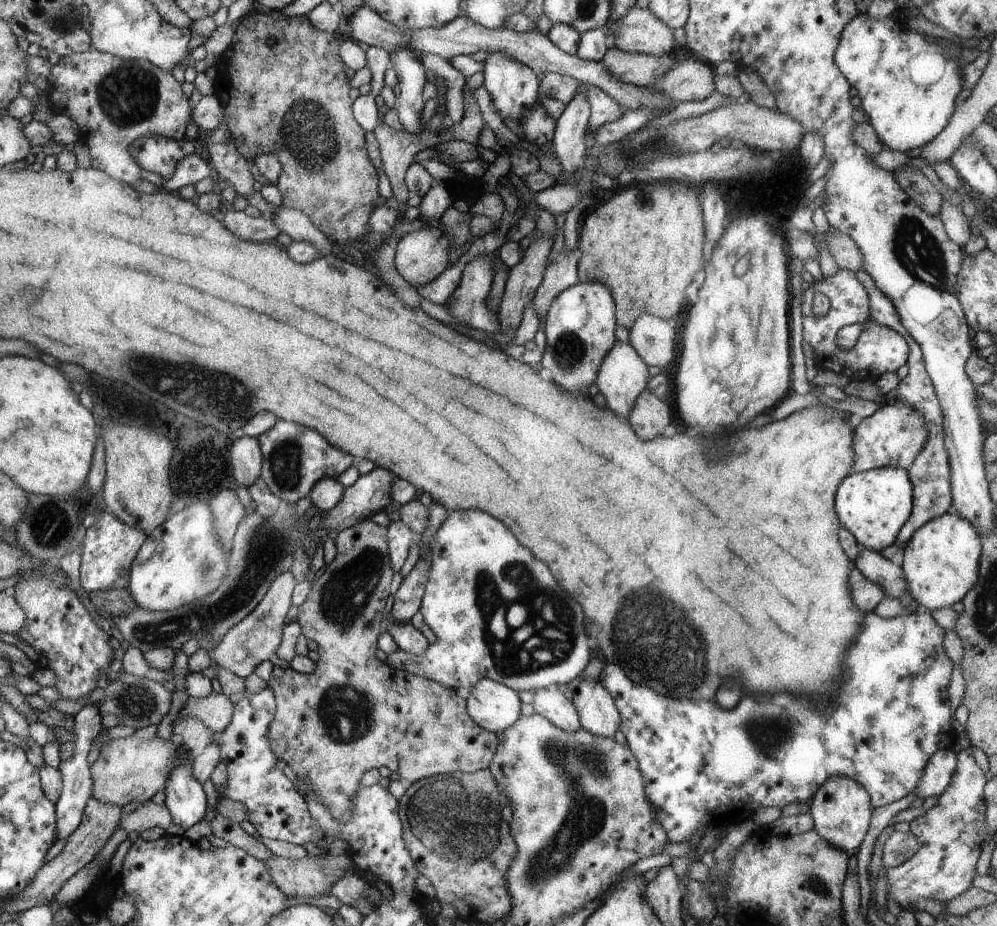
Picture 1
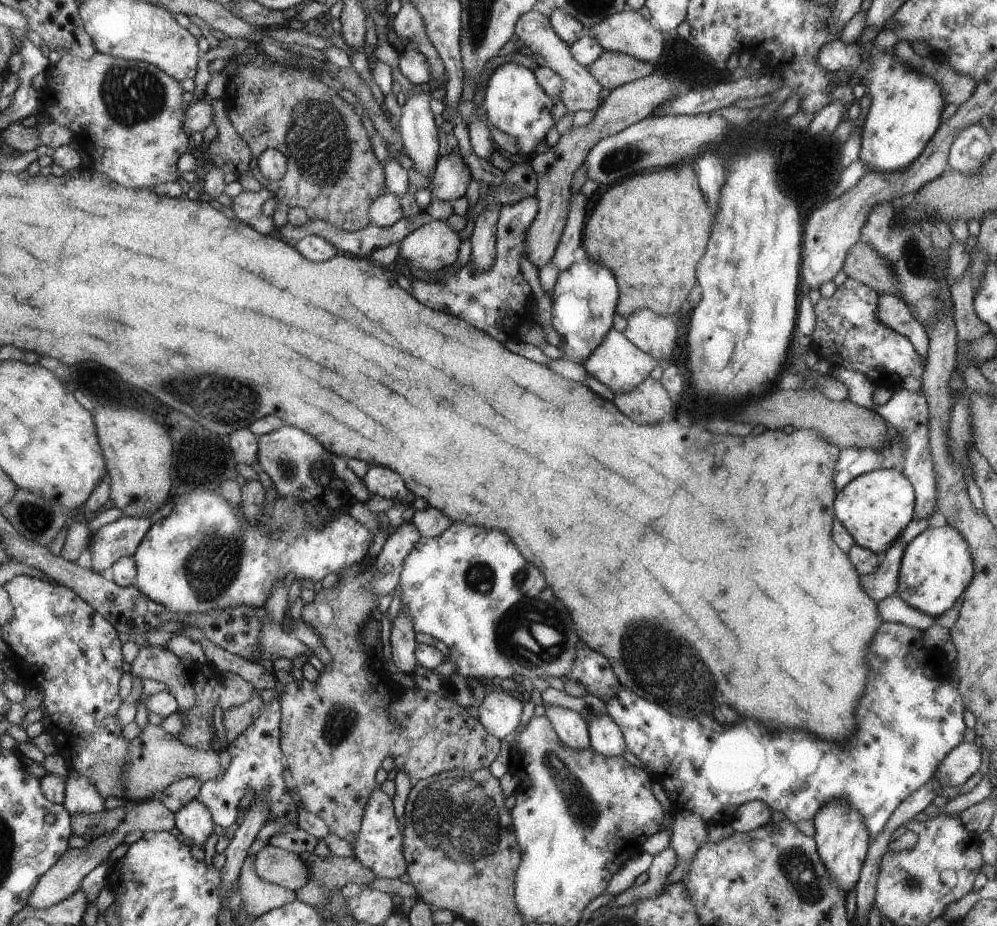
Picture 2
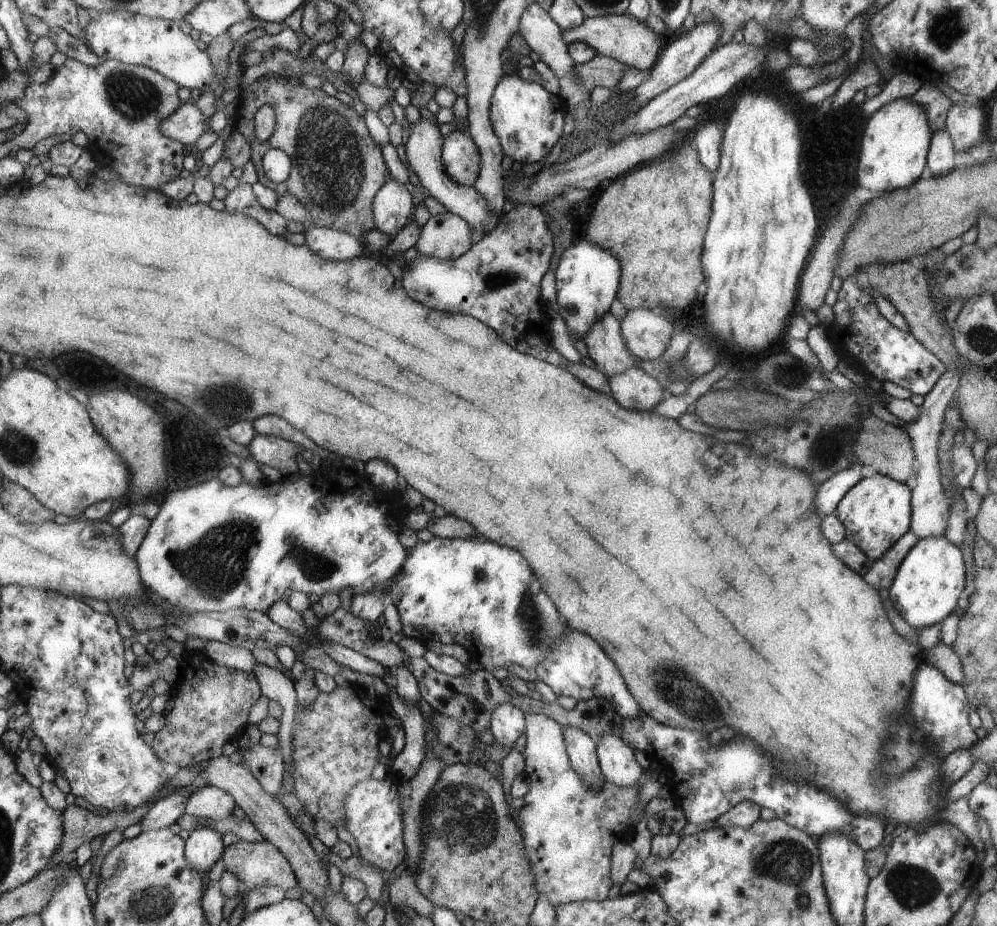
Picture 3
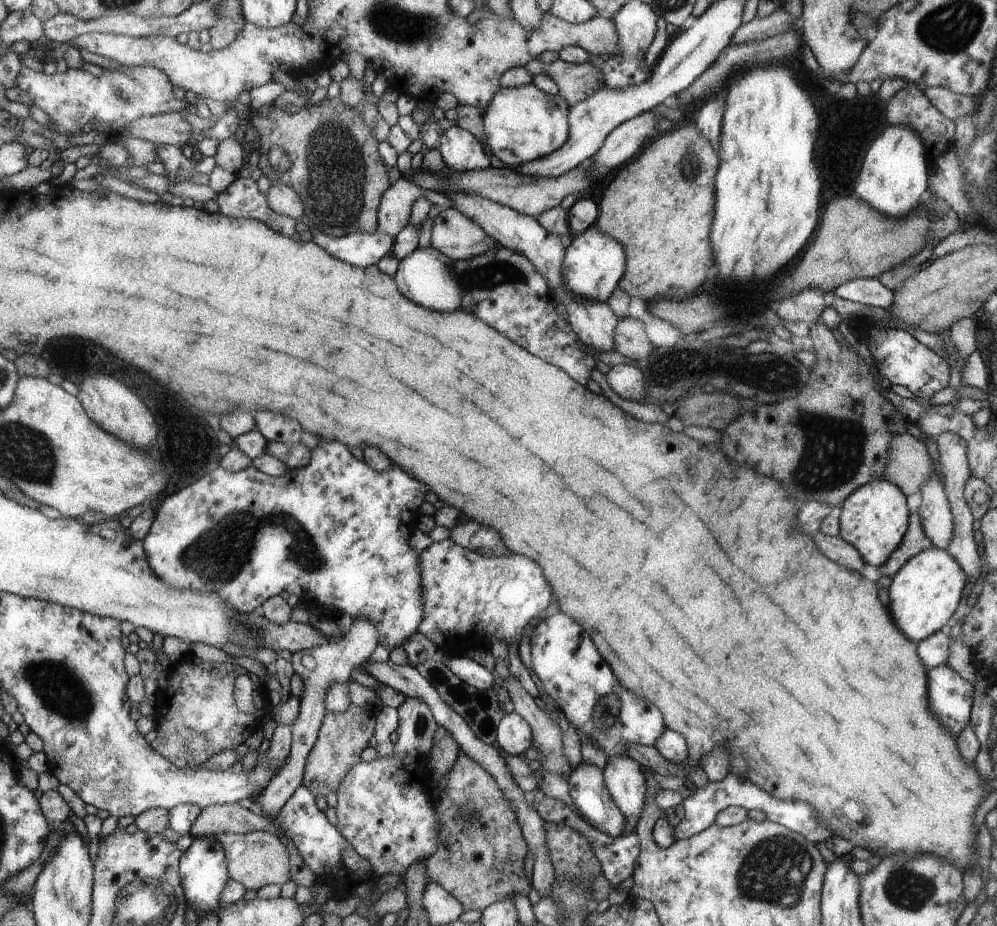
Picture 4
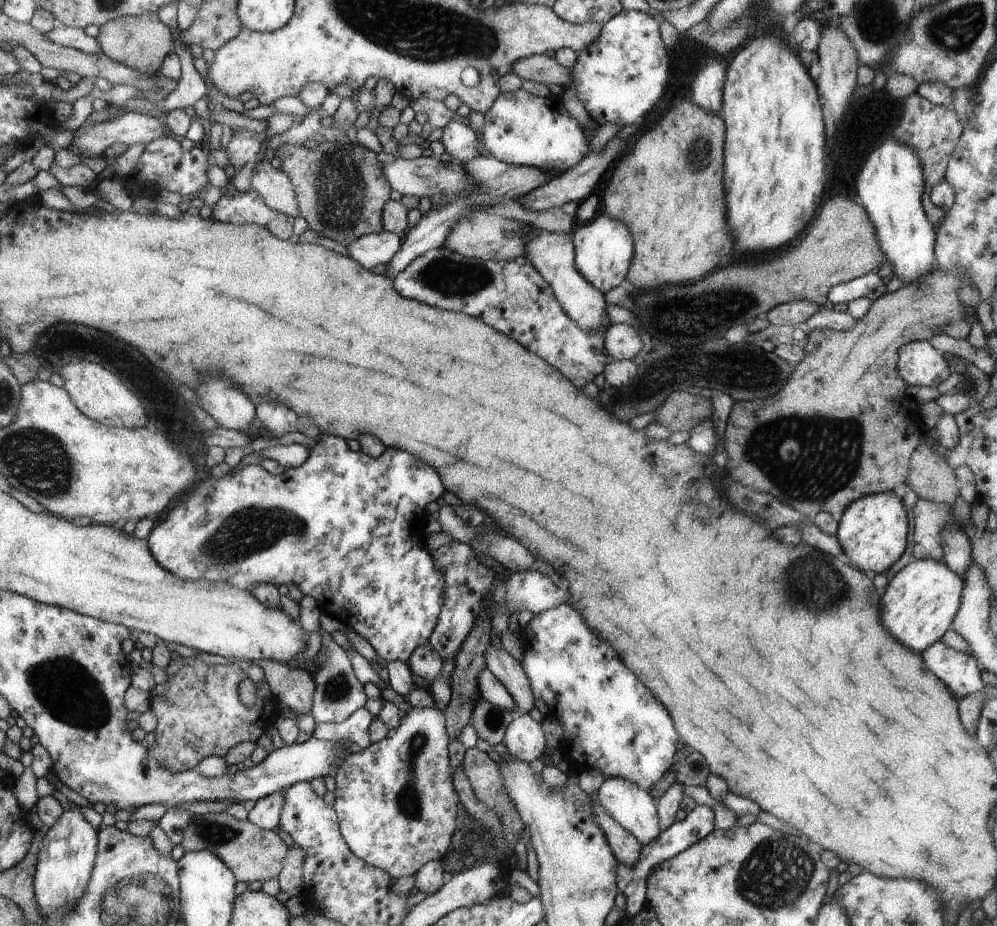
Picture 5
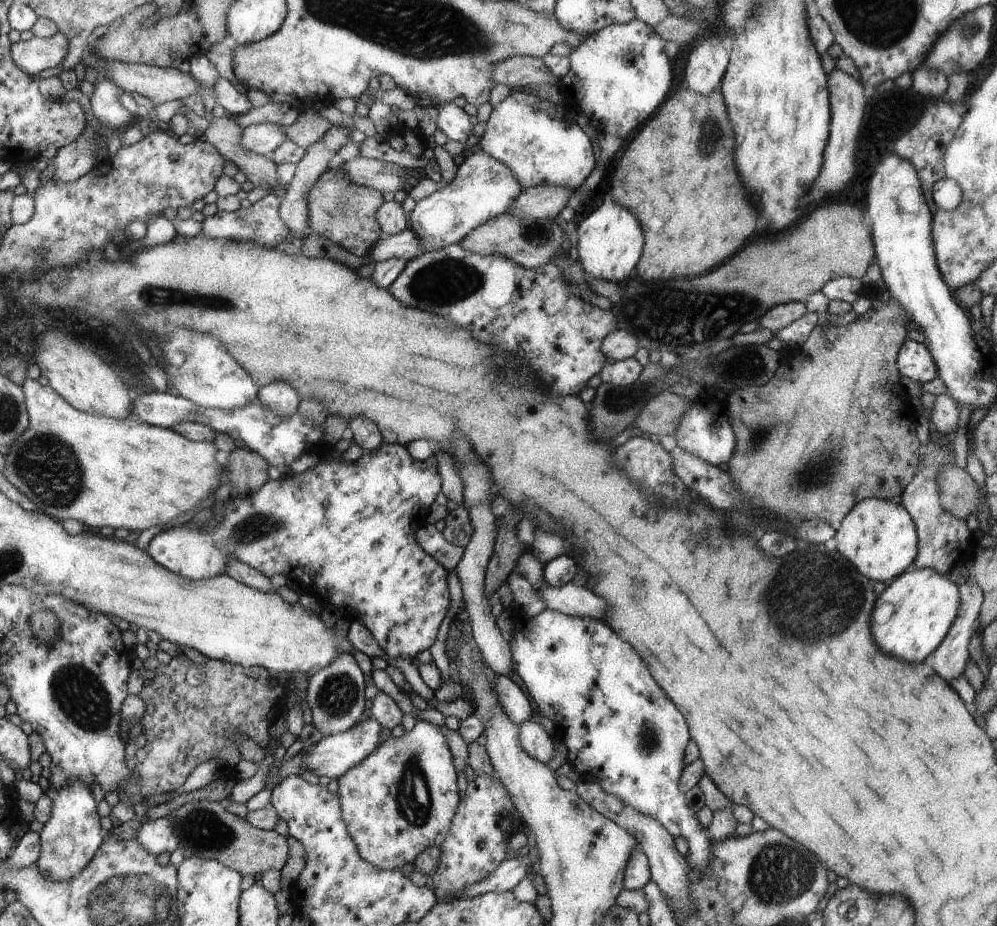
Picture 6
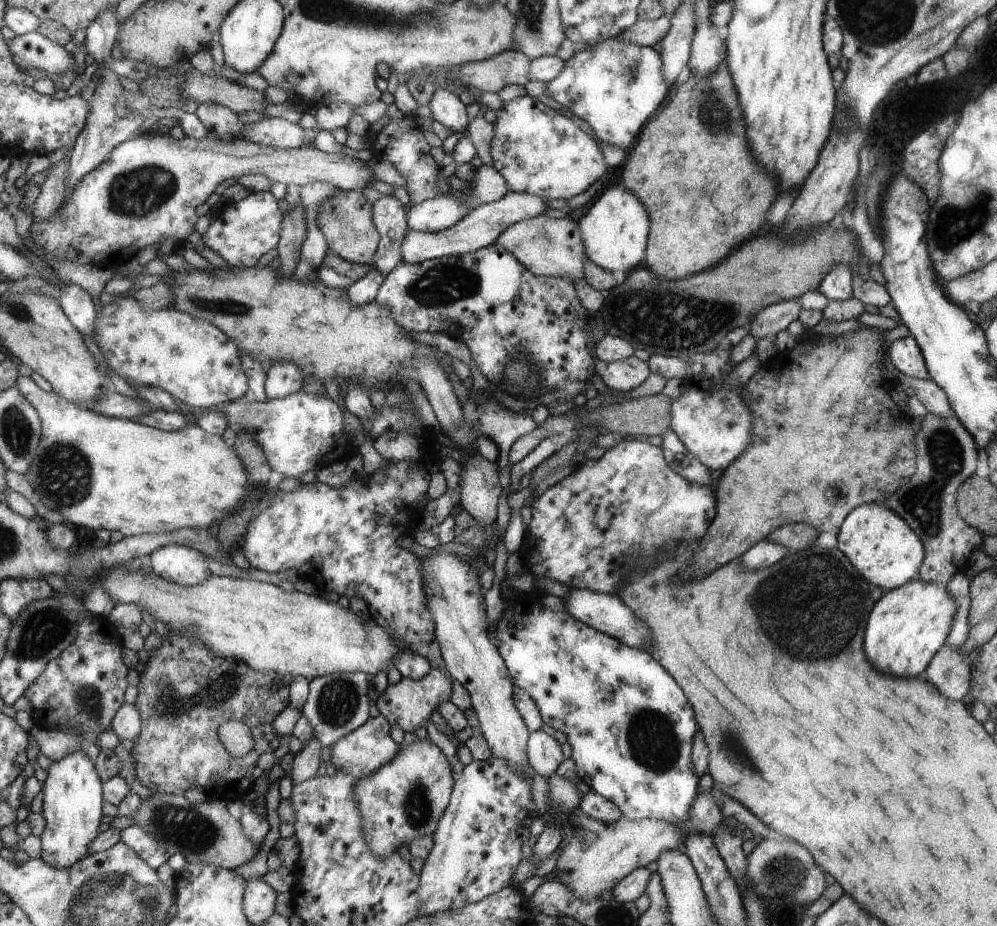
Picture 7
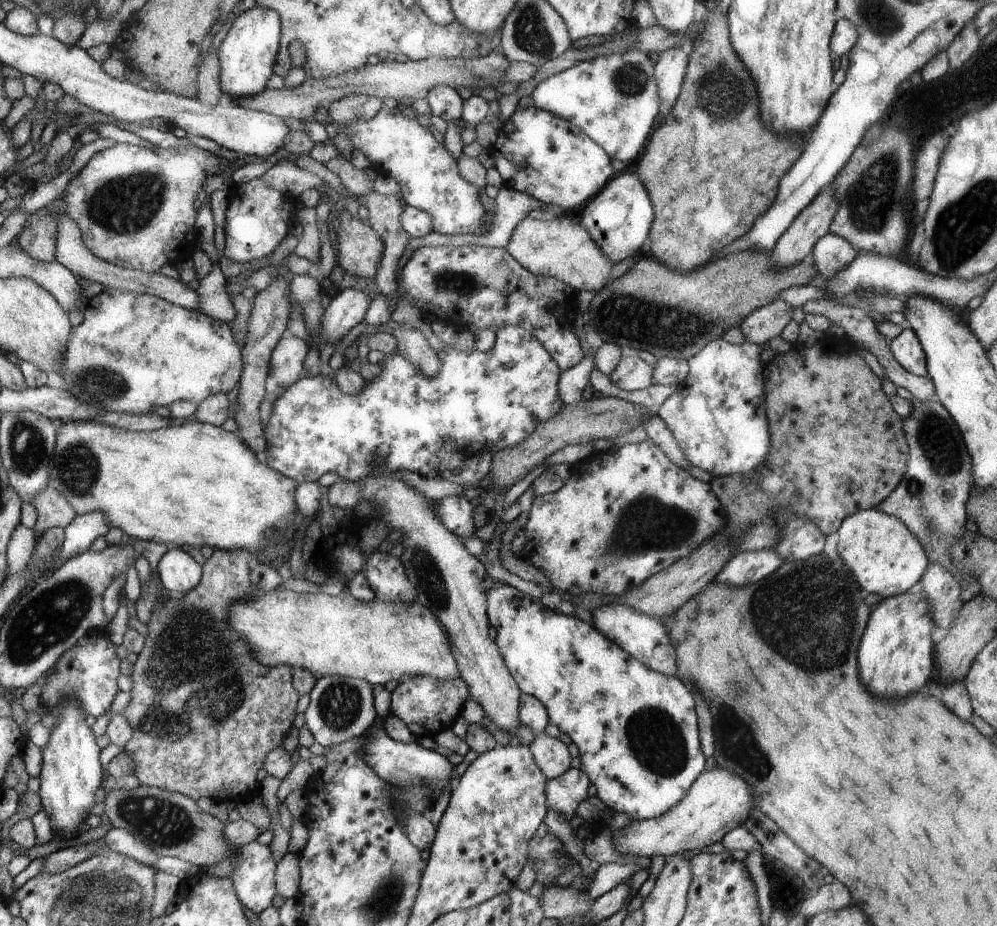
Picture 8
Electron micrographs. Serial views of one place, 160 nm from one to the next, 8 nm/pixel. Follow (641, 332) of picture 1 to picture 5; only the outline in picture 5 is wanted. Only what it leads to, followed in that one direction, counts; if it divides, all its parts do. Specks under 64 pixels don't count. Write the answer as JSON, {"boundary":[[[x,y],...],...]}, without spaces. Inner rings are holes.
{"boundary":[[[627,323],[610,324],[605,330],[607,353],[618,359],[633,359],[643,352],[643,342],[639,329]]]}

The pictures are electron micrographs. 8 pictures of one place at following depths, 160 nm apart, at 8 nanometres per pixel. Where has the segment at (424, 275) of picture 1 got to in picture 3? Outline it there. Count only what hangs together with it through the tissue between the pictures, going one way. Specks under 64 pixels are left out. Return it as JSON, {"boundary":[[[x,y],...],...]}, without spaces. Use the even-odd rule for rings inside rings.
{"boundary":[[[449,213],[431,216],[421,227],[414,245],[418,254],[442,260],[454,260],[468,253],[472,234],[462,217]]]}

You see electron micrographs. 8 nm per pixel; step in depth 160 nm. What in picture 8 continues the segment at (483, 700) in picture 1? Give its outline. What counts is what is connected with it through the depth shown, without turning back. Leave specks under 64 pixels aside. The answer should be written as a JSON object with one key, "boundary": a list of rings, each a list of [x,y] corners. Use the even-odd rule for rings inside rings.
{"boundary":[[[542,732],[529,744],[529,749],[546,778],[553,779],[568,772],[572,758],[566,744],[558,738]]]}

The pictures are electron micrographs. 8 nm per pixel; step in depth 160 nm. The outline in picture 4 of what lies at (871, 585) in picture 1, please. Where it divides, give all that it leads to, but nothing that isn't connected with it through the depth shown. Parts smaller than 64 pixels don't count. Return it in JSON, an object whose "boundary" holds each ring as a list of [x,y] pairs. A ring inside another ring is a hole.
{"boundary":[[[912,510],[902,542],[894,552],[890,553],[888,560],[879,566],[879,573],[881,576],[894,576],[907,560],[910,560],[915,554],[921,553],[922,550],[932,547],[934,547],[932,541],[925,535],[922,528],[918,511]]]}

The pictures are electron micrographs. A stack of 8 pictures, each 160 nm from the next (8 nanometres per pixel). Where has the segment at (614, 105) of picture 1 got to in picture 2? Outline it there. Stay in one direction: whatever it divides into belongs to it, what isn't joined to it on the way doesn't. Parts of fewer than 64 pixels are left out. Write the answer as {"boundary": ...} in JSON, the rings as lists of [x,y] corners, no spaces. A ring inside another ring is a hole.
{"boundary":[[[536,9],[525,12],[514,25],[514,34],[534,52],[535,56],[542,58],[543,66],[555,70],[563,80],[563,93],[561,100],[571,114],[578,110],[594,110],[602,104],[602,85],[592,76],[589,67],[576,62],[570,47],[551,29],[549,18]]]}

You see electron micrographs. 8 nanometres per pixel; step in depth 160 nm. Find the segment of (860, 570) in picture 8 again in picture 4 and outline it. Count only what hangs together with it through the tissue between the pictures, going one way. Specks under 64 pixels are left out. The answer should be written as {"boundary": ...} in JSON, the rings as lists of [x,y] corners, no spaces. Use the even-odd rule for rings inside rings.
{"boundary":[[[880,478],[863,484],[843,500],[839,517],[840,538],[850,543],[867,565],[879,568],[902,542],[910,516],[906,497],[894,483]]]}

